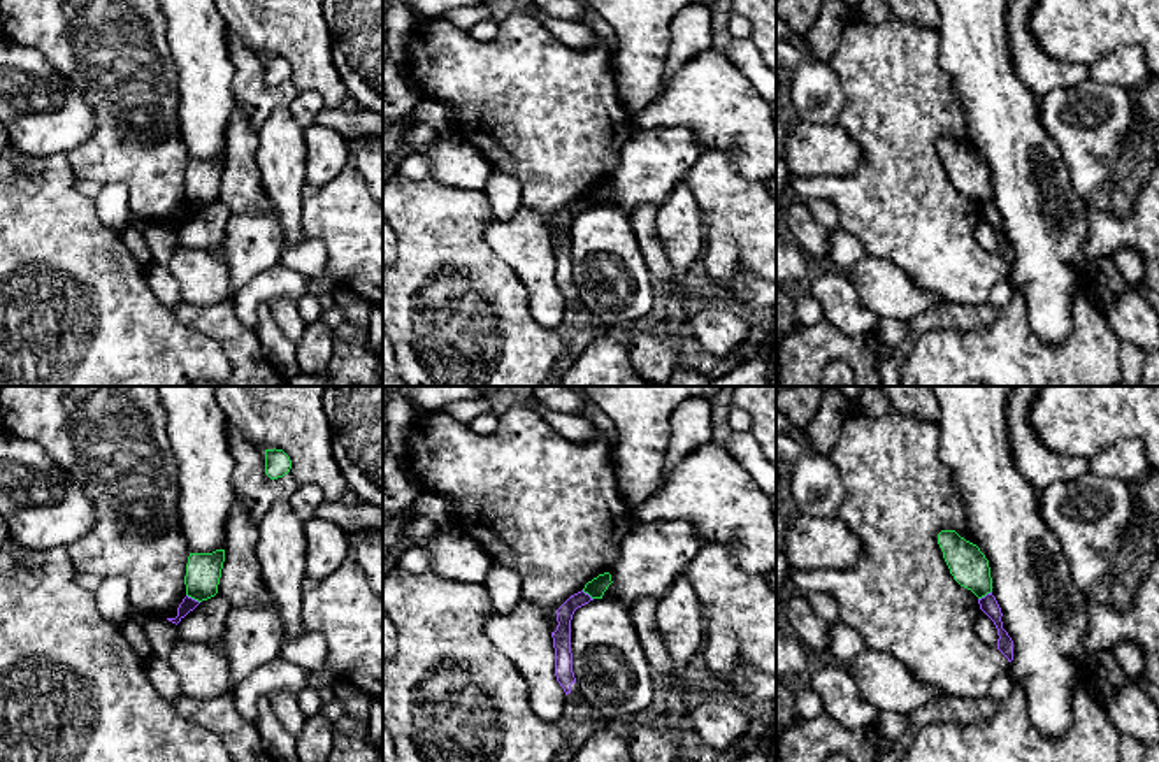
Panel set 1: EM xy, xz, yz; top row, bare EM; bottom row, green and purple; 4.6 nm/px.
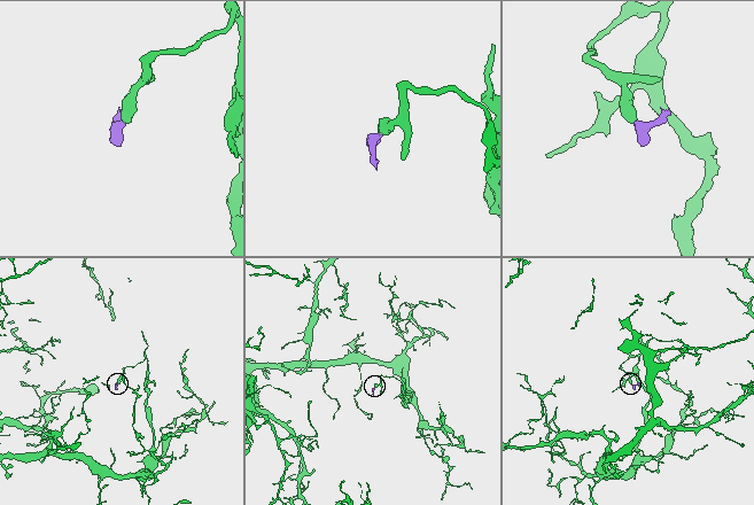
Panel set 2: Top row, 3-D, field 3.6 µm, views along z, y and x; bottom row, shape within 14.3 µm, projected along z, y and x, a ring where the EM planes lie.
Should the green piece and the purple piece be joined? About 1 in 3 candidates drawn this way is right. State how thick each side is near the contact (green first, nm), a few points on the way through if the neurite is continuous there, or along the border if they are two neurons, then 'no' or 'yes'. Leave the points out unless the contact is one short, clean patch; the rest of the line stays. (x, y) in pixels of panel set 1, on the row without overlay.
160/70 nm | along xy (187, 201), (199, 209) | no

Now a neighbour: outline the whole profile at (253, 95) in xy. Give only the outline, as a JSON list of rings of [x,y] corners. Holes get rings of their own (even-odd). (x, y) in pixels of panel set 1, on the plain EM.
[[[228,32],[228,56],[234,63],[235,109],[242,111],[258,132],[267,116],[277,107],[288,107],[299,91],[290,79],[270,86],[265,81],[265,58],[248,49],[232,32]]]

